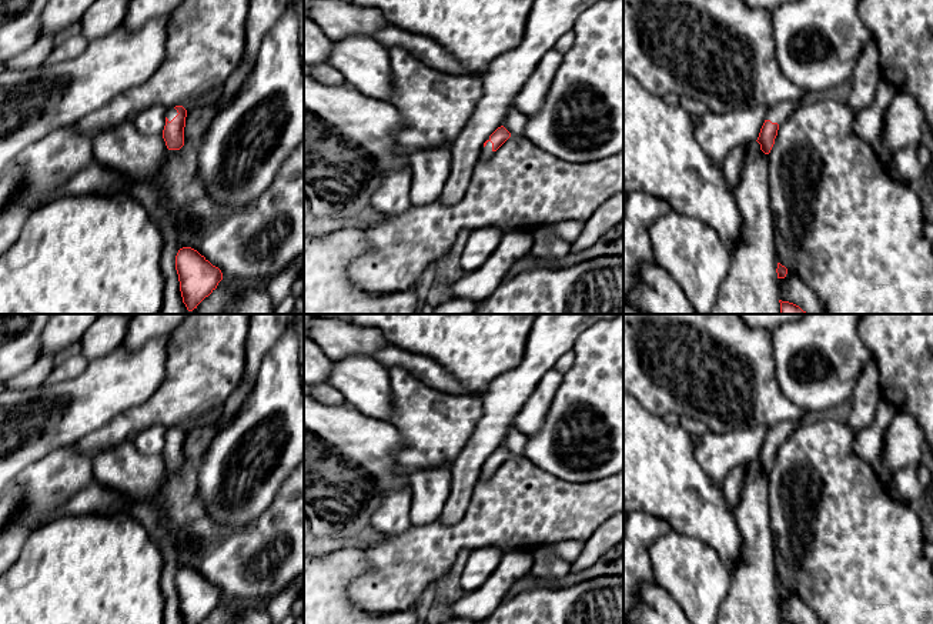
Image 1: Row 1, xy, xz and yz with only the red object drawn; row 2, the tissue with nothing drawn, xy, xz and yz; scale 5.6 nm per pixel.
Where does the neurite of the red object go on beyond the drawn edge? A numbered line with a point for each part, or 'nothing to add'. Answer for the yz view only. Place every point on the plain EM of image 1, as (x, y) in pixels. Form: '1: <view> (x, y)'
1: yz (782, 431)

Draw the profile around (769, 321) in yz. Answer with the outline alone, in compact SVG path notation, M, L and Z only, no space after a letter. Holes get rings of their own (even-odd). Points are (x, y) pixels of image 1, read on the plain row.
M739 314L740 318L750 327L776 330L779 326L799 320L805 314Z

